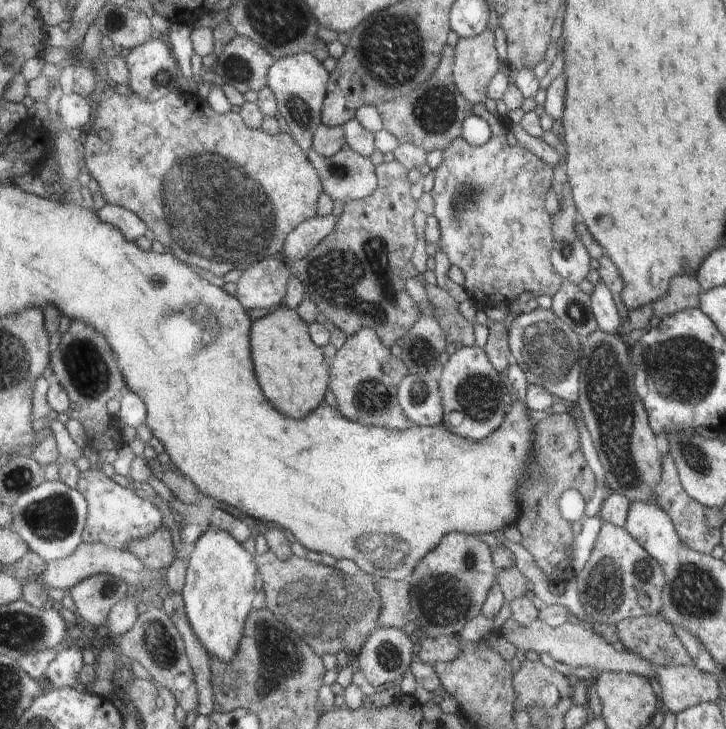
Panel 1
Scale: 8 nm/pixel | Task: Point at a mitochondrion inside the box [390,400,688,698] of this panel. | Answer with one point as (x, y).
(443, 599)

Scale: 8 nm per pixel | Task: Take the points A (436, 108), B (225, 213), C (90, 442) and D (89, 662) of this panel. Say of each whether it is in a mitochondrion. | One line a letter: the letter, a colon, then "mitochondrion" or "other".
A: mitochondrion
B: mitochondrion
C: other
D: other

